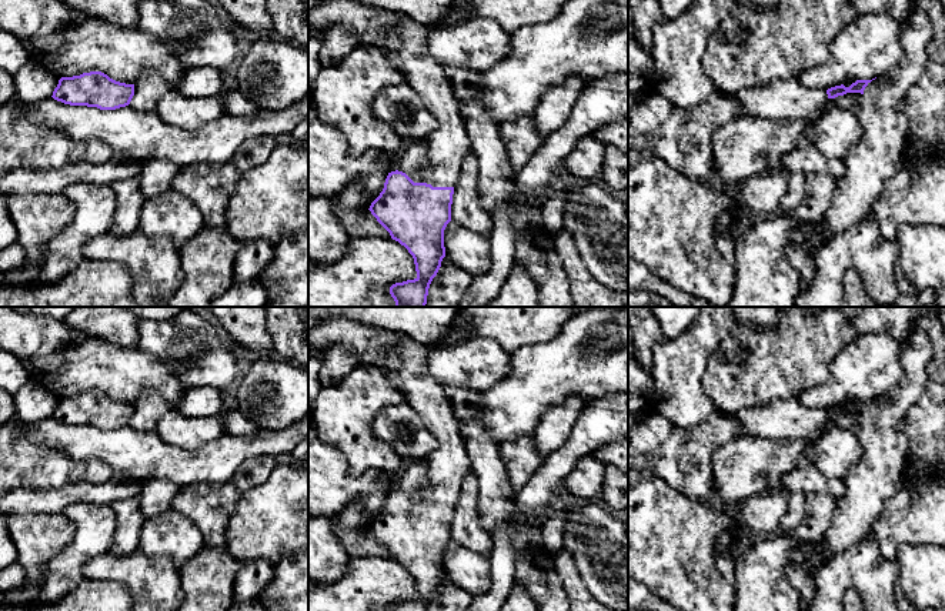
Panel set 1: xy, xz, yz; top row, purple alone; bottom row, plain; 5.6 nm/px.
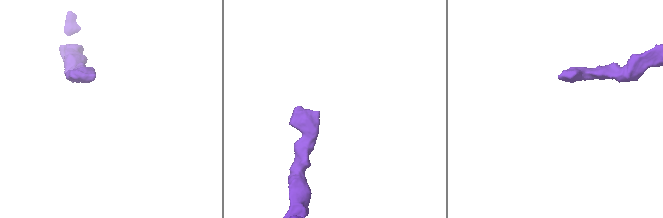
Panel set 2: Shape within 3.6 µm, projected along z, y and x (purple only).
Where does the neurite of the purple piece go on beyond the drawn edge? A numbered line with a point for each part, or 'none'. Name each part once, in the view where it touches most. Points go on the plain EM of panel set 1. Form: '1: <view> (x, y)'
1: xz (450, 463)

